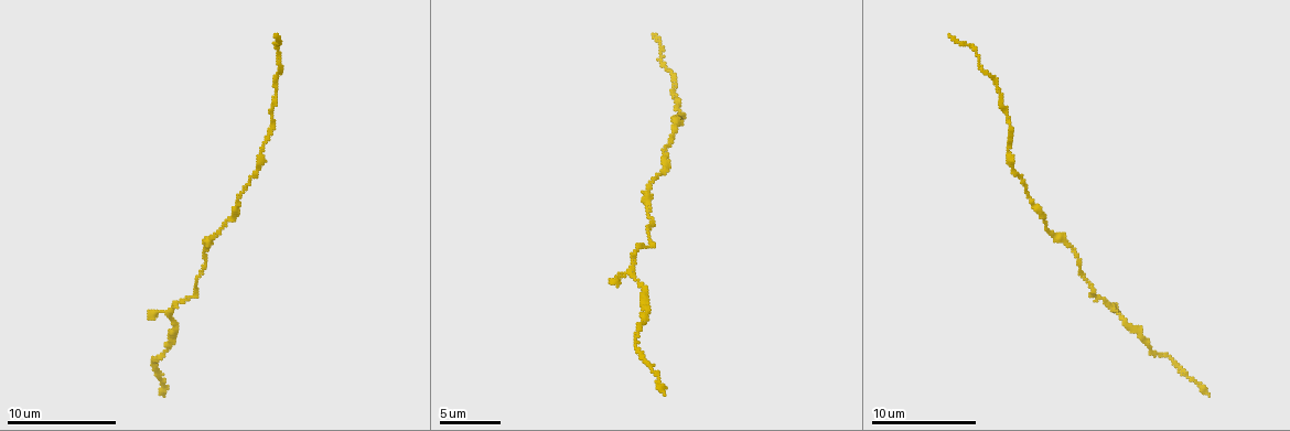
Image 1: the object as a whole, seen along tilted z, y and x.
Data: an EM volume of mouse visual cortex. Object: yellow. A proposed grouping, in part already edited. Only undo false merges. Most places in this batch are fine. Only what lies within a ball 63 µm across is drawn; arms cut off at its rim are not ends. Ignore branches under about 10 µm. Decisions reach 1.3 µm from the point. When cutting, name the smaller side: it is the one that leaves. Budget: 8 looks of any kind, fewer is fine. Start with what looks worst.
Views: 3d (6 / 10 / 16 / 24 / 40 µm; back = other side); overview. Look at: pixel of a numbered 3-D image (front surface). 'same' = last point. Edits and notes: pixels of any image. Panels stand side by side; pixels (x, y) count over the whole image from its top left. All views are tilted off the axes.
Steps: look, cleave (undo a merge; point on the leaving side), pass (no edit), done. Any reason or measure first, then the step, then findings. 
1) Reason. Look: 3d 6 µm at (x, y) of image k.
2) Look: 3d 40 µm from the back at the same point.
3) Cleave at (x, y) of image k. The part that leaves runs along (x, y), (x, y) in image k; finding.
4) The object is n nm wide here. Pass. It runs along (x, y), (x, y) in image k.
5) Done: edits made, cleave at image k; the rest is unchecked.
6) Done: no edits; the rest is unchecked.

Arms run side by side. Look: 3d 10 µm at (651, 247) of image 1.

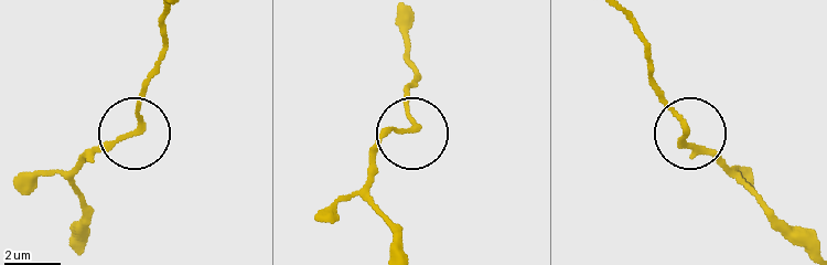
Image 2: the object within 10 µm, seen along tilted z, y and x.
3 arms meet here. Pass. It runs along (167, 13), (167, 48), (141, 95), (137, 128), (84, 151) in image 2; one neuron here.

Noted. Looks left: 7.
Look: 3d 10 µm at (651, 185) of image 1.

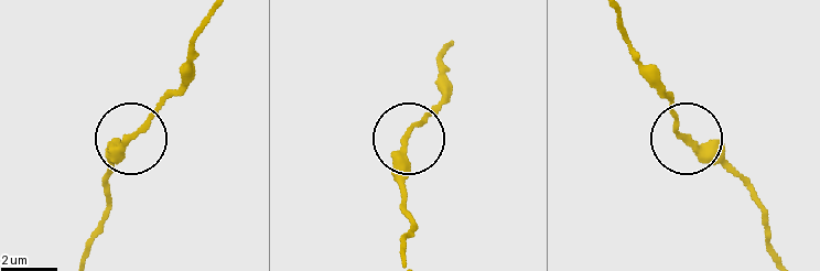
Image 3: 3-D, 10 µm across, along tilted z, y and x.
The object is 170 nm wide here. Pass. It runs along (133, 134), (193, 78) in image 3; all the same neuron.

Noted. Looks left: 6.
Thick turns thin. Look: 3d 6 µm at (1142, 338) of image 1.

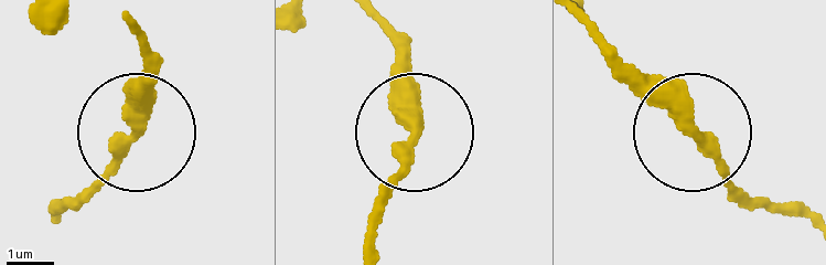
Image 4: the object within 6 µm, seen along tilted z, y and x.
Look: 3d 6 µm from the back at (138, 129) of image 4.

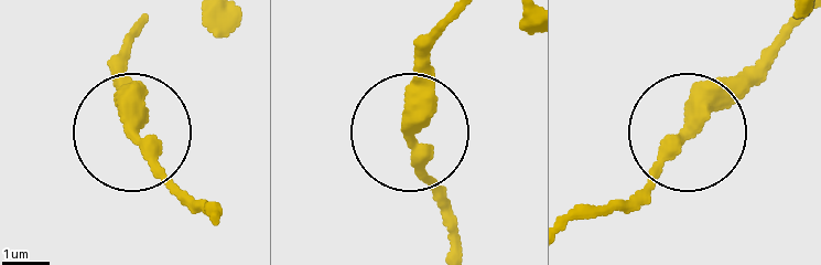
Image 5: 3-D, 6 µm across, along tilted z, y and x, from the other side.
The object is 360 nm wide here. Pass. It runs along (136, 33), (125, 75), (137, 140), (191, 201) in image 5; continuous, no second neuron.

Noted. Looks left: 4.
Thick turns thin. Look: 3d 10 µm at (677, 117) of image 1.

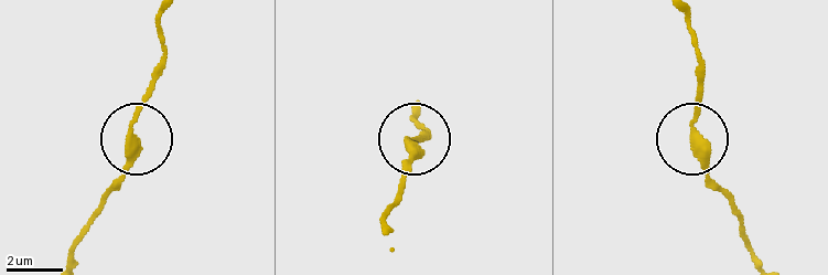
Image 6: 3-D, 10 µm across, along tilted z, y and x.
Look: 3d 10 µm from the back at (133, 137) of image 6.

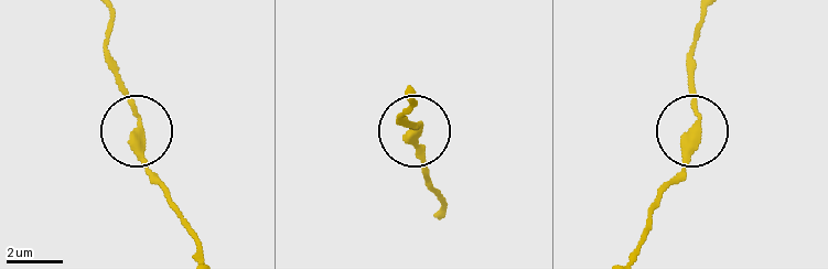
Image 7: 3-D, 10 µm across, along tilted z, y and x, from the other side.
Pass. It runs along (632, 251), (681, 164), (697, 109), (692, 43) in image 7; all the same neuron.

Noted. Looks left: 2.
Done: no edits; the rest is unchecked.

